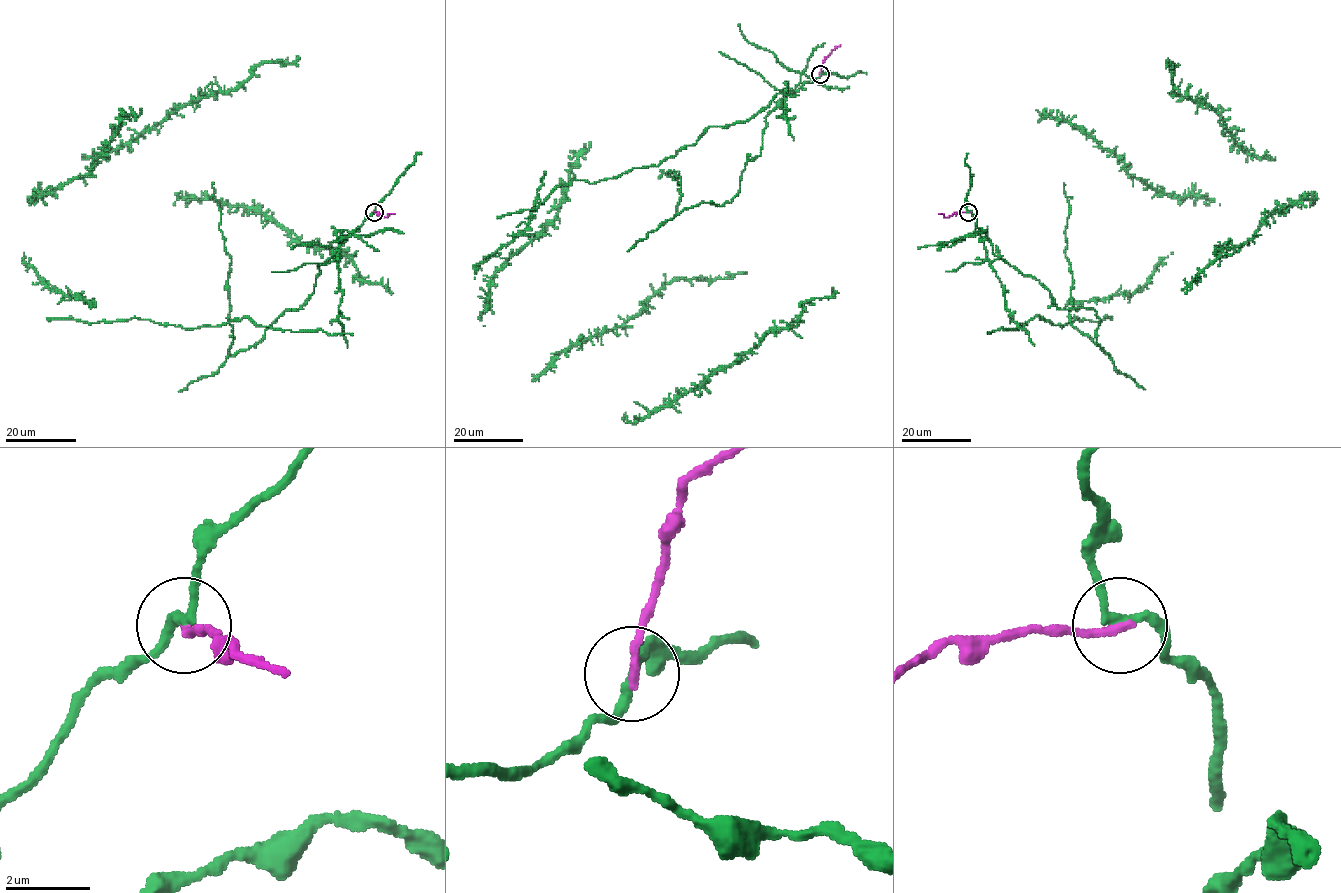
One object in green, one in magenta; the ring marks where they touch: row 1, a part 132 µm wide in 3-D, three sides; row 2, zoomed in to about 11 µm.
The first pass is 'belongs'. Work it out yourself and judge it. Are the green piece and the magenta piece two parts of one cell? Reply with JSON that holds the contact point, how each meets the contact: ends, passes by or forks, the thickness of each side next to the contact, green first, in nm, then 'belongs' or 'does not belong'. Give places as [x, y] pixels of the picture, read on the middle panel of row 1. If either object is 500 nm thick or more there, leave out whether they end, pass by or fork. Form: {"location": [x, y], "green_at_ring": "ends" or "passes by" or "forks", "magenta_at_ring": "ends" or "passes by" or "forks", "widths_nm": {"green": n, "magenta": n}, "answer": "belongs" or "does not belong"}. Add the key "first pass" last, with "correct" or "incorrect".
{"location": [820, 74], "green_at_ring": "passes by", "magenta_at_ring": "ends", "widths_nm": {"green": 190, "magenta": 200}, "answer": "does not belong", "first pass": "incorrect"}

